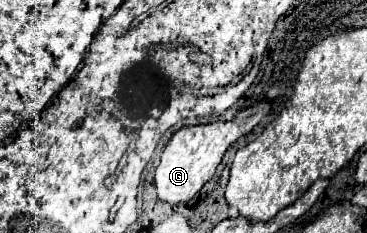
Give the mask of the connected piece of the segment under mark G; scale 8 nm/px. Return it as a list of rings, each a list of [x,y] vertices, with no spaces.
[[[259,102],[253,104],[247,110],[241,110],[233,120],[219,120],[219,122],[209,122],[209,124],[197,124],[197,126],[187,126],[181,128],[165,146],[163,156],[159,166],[155,168],[155,188],[157,188],[157,196],[163,202],[169,204],[181,204],[191,200],[205,182],[209,182],[225,154],[225,150],[237,142],[241,136],[249,134],[253,130],[255,124],[259,124],[259,120],[269,112],[271,104],[269,102]]]

